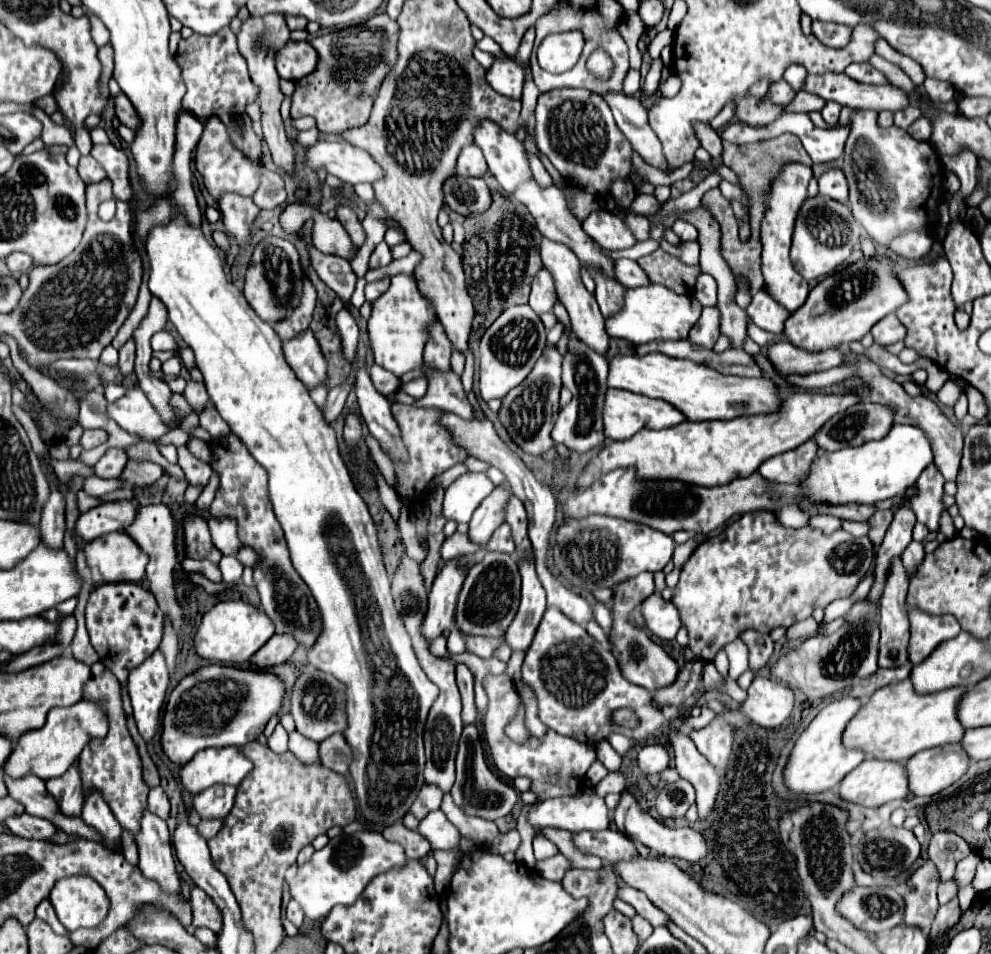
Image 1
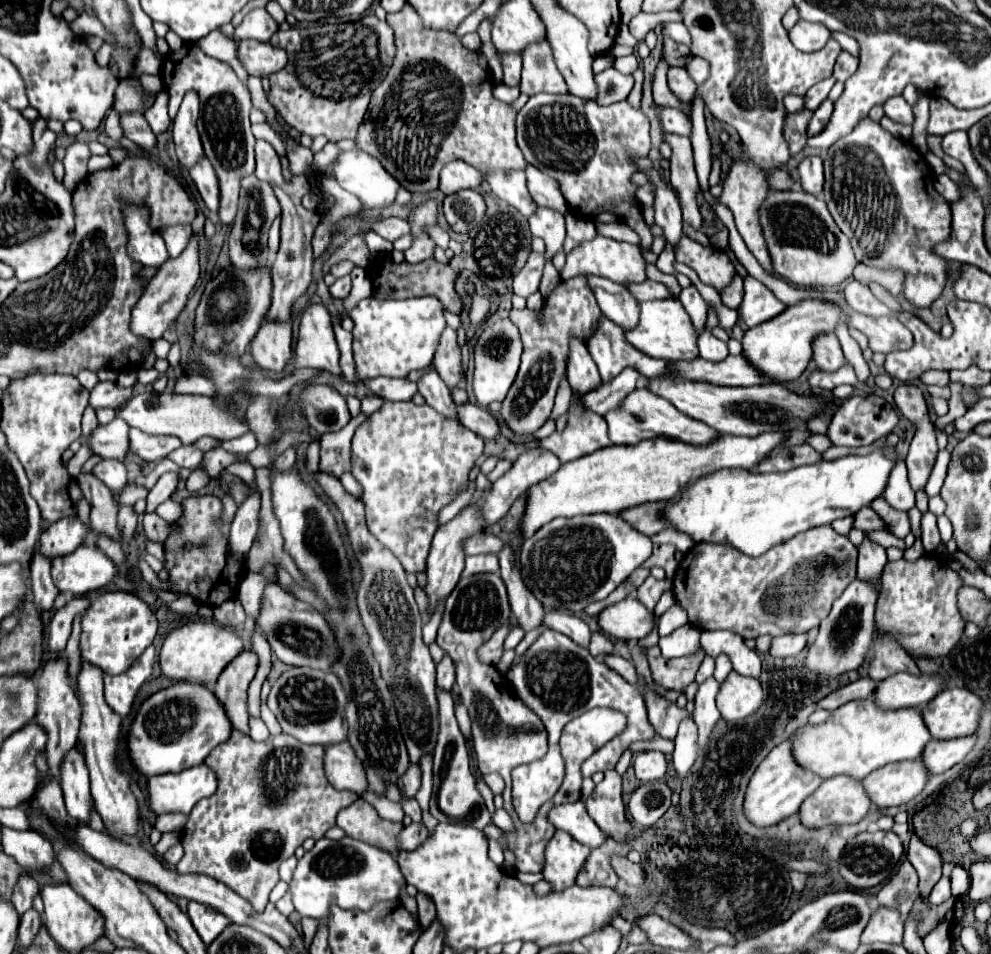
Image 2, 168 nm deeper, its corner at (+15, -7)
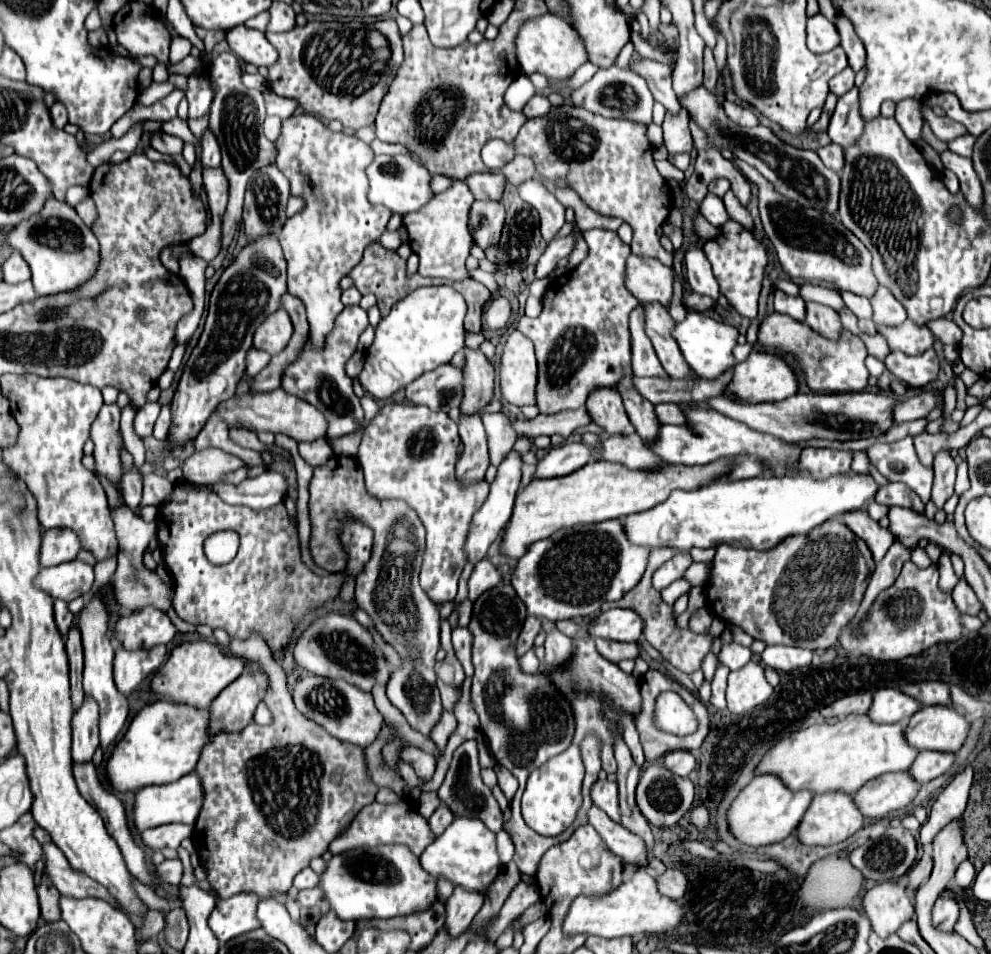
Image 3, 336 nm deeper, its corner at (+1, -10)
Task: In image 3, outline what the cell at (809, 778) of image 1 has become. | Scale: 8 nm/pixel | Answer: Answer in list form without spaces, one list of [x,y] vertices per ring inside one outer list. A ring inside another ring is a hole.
[[[758,774],[738,794],[734,804],[730,806],[730,812],[728,812],[730,830],[740,842],[744,842],[748,846],[774,844],[778,840],[784,840],[786,836],[790,836],[798,828],[812,798],[814,798],[814,792],[810,792],[810,790],[794,792],[776,774]]]

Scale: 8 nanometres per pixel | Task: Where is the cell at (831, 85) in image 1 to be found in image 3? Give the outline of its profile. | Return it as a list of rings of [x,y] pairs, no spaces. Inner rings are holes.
[[[922,104],[922,118],[924,118],[924,122],[930,124],[932,132],[944,142],[950,142],[950,140],[966,134],[966,128],[962,128],[962,124],[946,118],[946,116],[944,118],[936,116],[928,104]]]

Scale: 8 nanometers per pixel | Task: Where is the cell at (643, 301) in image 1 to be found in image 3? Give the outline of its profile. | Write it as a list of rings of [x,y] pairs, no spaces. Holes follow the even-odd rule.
[[[688,312],[682,322],[674,324],[672,338],[678,342],[686,364],[698,376],[718,376],[718,372],[726,372],[726,368],[734,366],[732,348],[736,346],[736,338],[738,338],[738,330],[734,326],[716,322],[714,318],[708,318],[700,312]]]

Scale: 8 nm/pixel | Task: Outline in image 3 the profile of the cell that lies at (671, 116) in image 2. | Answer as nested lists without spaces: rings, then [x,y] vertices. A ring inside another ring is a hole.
[[[642,60],[636,68],[630,62],[628,68],[646,78],[654,100],[658,100],[670,114],[676,116],[682,110],[682,106],[680,106],[680,102],[678,102],[678,98],[674,94],[674,88],[672,88],[672,80],[670,80],[672,70],[670,68],[666,68],[664,64],[654,62],[654,60]]]

